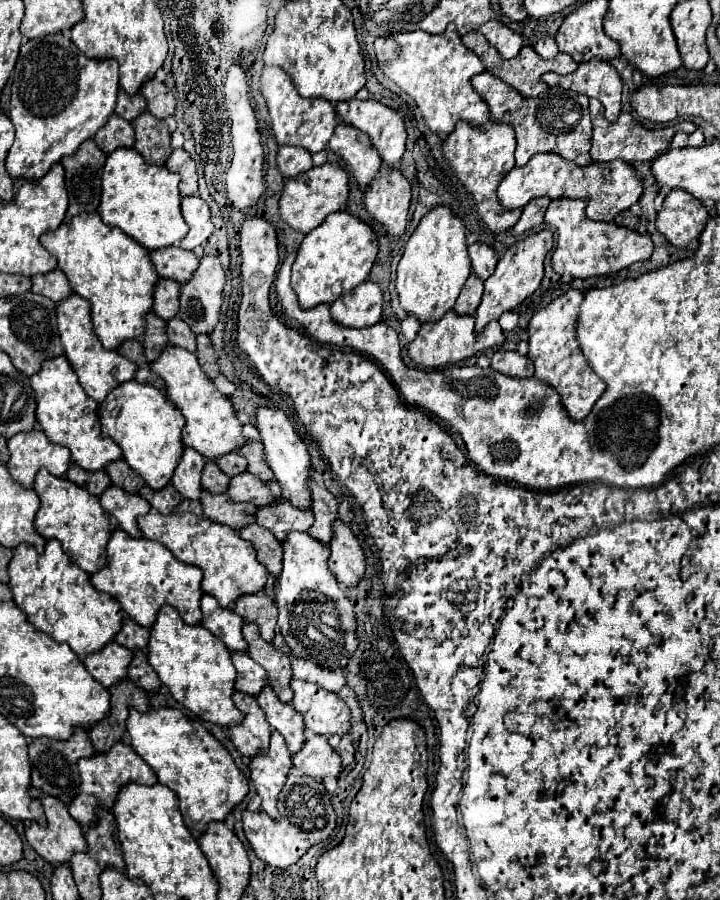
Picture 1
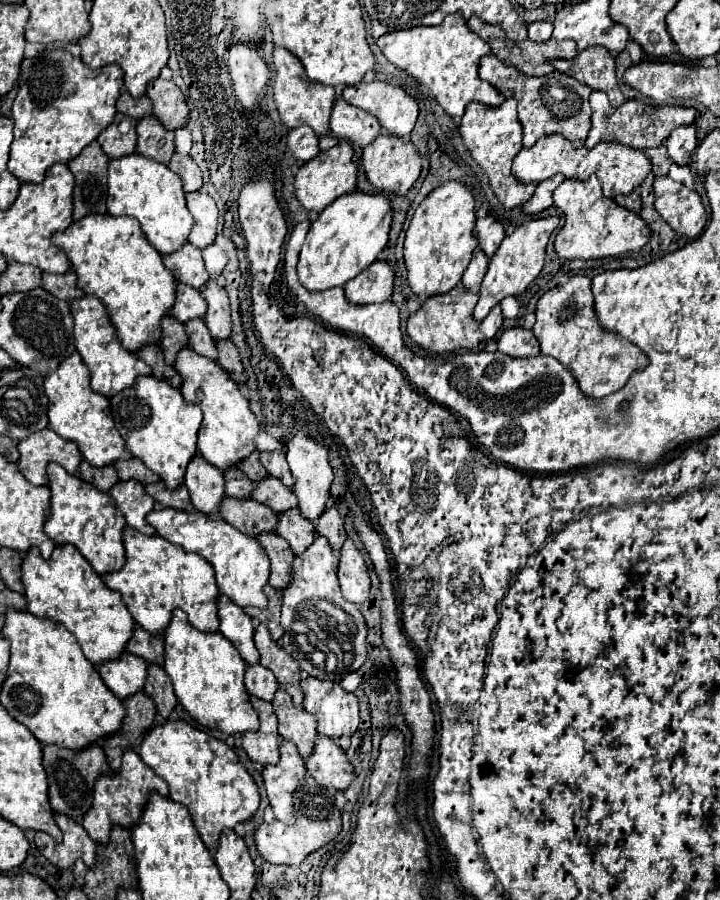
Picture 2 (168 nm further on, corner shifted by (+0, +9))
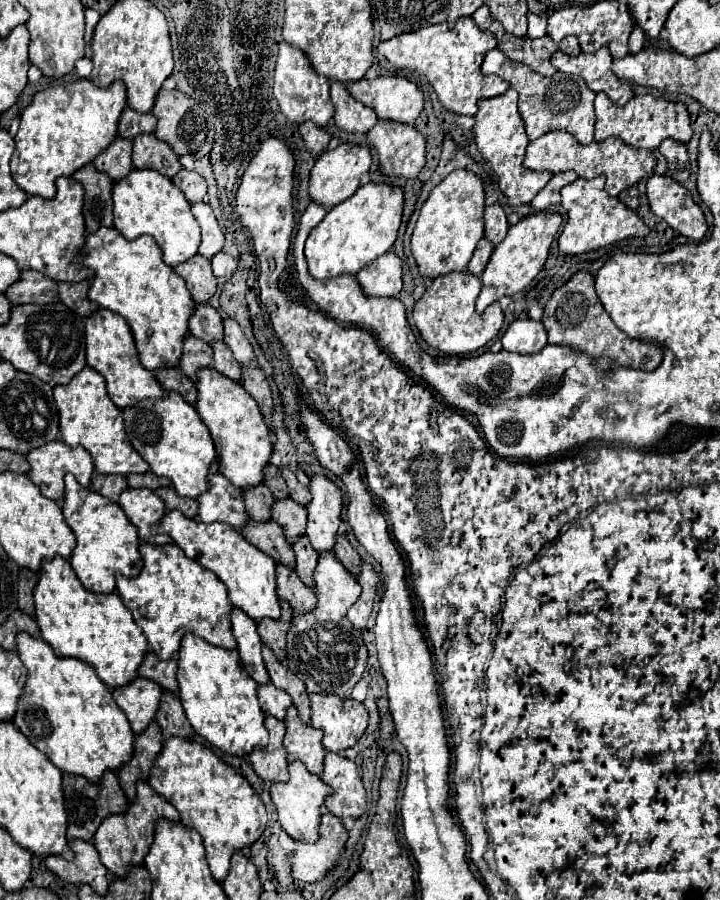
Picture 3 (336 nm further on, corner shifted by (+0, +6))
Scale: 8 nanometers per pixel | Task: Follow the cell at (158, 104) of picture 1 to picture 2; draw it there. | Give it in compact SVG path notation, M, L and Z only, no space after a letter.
M158 77L148 85L148 97L154 103L154 117L170 131L184 127L190 119L190 109L182 91L174 81Z

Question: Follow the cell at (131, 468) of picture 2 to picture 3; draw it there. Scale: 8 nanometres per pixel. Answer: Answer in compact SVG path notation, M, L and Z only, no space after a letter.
M150 470L144 472L144 474L130 474L130 476L126 476L126 482L128 482L130 488L152 488L152 490L156 490L158 486L164 486L164 484L168 486L170 484L170 480L166 480L162 476L156 476Z

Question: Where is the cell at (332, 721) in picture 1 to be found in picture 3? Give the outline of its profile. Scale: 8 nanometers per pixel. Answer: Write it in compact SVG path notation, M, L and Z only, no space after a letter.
M310 694L310 724L324 732L322 744L330 752L352 748L368 726L368 712L362 702L342 700L336 694Z

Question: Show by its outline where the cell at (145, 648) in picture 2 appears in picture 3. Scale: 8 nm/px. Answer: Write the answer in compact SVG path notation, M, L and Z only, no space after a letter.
M148 652L144 656L140 668L138 668L138 674L144 676L144 678L150 678L152 682L156 682L162 688L172 690L176 694L176 690L178 690L178 684L176 684L176 678L174 678L176 670L178 670L176 660L172 660L172 658L170 660L160 660L154 652Z

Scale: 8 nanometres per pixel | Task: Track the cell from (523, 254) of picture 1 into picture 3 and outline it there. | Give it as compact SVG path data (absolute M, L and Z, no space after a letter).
M538 212L524 220L520 220L516 226L510 226L506 238L502 244L498 244L490 256L490 262L482 274L482 290L476 300L476 312L482 314L492 302L500 300L502 296L512 296L516 292L522 292L534 276L542 270L550 244L562 224L562 216L558 212Z

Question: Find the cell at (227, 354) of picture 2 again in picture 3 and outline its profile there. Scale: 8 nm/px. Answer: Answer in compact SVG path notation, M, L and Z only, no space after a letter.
M242 364L242 376L240 376L242 388L256 400L260 410L264 414L272 414L272 396L270 386L266 382L264 372L258 366L246 366Z

